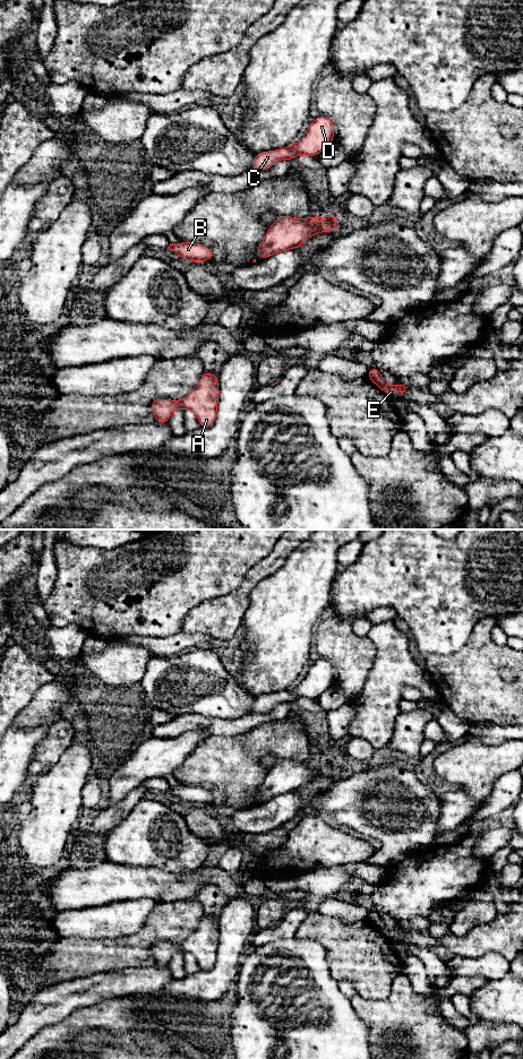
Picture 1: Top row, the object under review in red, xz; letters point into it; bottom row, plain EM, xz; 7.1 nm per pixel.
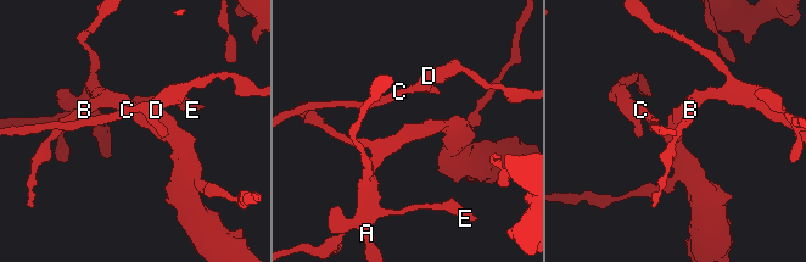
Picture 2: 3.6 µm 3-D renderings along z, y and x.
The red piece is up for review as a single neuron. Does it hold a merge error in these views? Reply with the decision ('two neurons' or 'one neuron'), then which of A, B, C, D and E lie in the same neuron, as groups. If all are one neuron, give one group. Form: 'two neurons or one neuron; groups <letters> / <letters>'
one neuron; groups A B C D E

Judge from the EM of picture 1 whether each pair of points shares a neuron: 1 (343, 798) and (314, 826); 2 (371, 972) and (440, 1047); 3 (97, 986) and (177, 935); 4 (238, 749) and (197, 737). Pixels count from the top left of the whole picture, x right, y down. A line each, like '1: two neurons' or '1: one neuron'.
1: two neurons
2: two neurons
3: two neurons
4: two neurons

